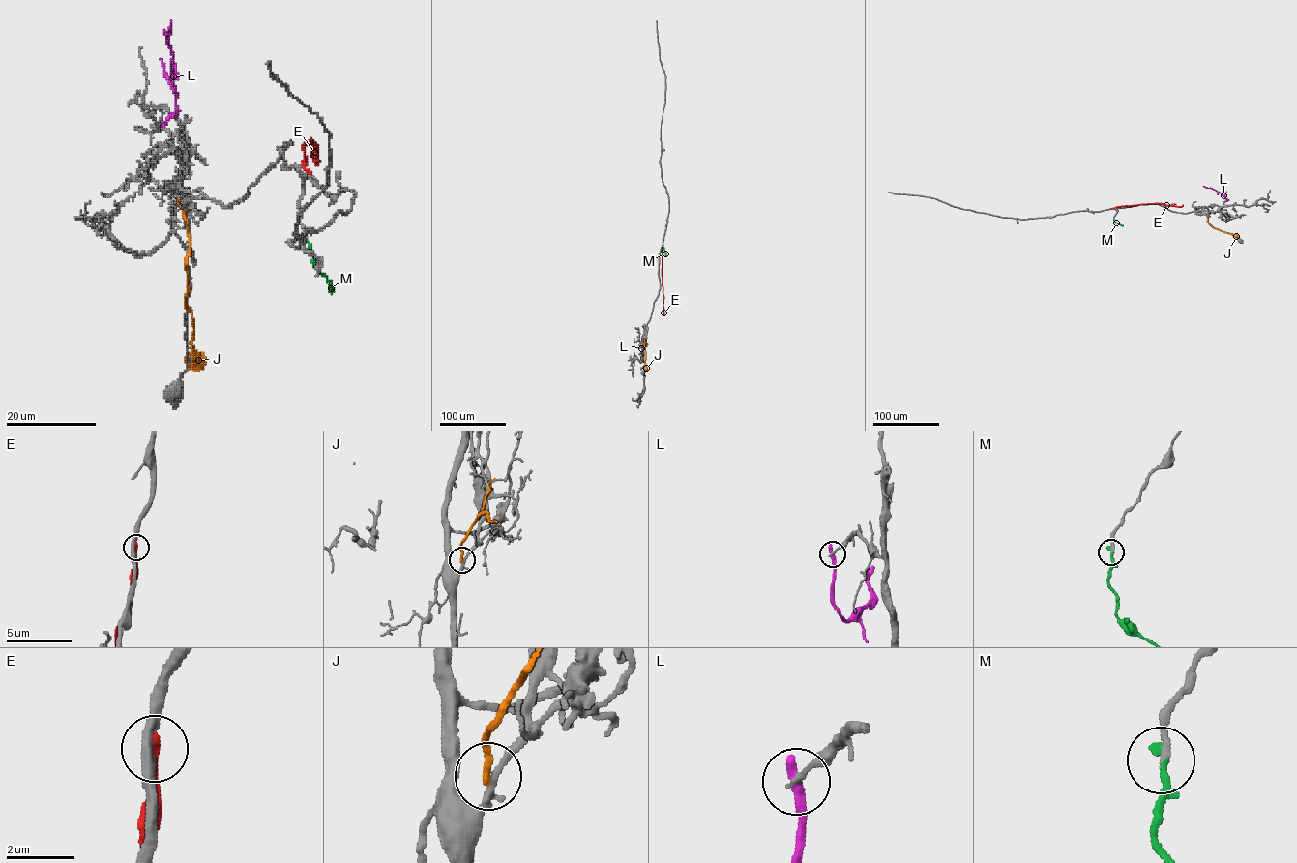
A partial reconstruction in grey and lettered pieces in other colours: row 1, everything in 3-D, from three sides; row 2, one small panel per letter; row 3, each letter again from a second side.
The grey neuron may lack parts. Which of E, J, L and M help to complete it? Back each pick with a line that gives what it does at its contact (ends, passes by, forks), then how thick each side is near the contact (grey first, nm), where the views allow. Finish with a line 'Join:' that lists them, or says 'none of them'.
M: it ends | 240/240 nm
Join: M

